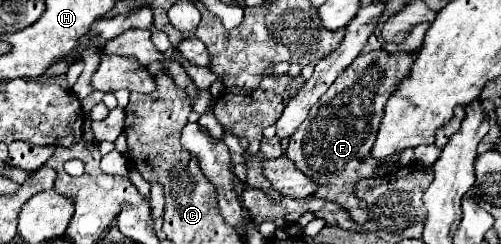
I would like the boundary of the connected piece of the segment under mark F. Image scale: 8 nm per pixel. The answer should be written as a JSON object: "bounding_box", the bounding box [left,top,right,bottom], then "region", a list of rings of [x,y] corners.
{"bounding_box":[286,48,410,226],"region":[[[380,48],[368,54],[360,54],[354,64],[350,64],[320,96],[320,100],[310,108],[308,118],[290,138],[286,156],[296,164],[296,168],[300,168],[300,172],[320,184],[320,188],[312,196],[336,202],[350,214],[350,218],[358,226],[366,224],[369,212],[366,202],[359,201],[354,196],[354,184],[378,172],[380,162],[368,158],[368,154],[376,140],[384,104],[394,92],[396,84],[410,70],[410,64],[410,52],[390,54]]]}

